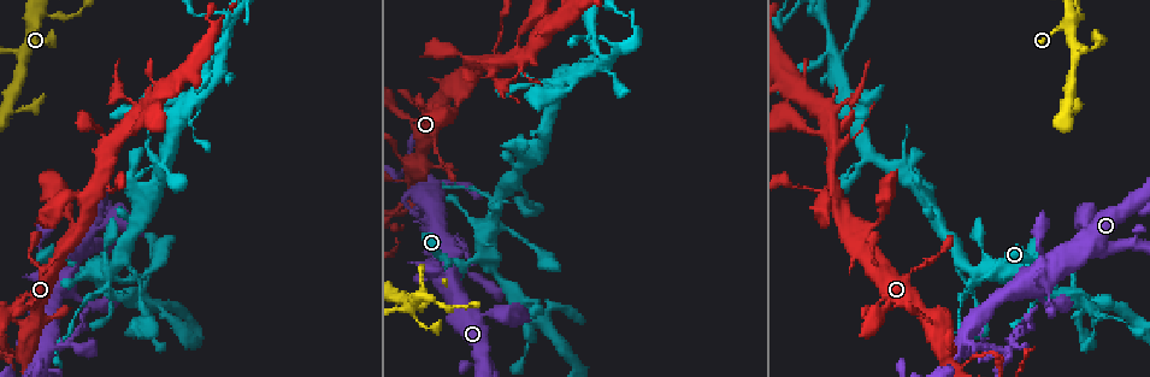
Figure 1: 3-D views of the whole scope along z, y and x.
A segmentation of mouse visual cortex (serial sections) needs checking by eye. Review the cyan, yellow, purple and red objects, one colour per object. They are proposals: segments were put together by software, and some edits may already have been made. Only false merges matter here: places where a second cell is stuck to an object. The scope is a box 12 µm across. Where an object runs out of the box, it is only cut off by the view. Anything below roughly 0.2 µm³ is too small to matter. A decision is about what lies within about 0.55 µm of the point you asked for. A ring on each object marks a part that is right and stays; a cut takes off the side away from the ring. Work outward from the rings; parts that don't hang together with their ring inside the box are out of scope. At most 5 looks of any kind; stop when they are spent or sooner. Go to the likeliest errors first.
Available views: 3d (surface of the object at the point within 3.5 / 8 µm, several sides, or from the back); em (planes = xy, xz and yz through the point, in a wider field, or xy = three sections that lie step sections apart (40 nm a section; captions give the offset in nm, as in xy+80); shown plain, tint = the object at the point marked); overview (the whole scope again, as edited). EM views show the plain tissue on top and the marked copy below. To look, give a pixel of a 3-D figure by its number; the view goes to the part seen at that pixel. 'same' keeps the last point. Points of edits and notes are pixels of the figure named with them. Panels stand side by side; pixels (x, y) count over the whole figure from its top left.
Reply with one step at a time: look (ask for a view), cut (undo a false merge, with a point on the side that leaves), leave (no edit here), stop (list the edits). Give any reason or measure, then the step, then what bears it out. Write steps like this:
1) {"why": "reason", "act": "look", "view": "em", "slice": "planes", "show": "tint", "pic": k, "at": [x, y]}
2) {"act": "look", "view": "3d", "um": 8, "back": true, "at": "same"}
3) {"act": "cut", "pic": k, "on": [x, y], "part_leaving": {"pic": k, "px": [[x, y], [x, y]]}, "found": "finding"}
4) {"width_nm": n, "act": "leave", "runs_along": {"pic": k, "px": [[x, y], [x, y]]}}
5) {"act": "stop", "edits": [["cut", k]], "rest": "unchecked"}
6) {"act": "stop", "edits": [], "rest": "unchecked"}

{"why": "sudden change in width", "act": "look", "view": "3d", "um": 3.5, "pic": 1, "at": [218, 54]}

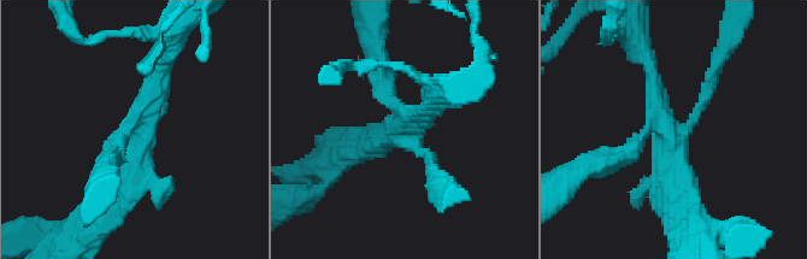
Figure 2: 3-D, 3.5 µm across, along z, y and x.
{"why": "need the tissue", "act": "look", "view": "em", "slice": "xy", "step": 1, "show": "tint", "pic": 2, "at": [139, 134]}

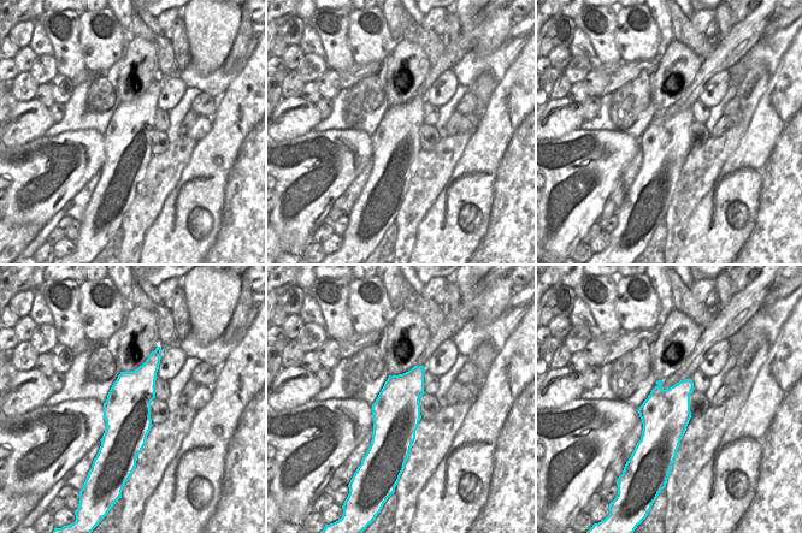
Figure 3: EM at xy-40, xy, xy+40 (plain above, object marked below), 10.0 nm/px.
{"act": "leave", "runs_along": {"pic": 2, "px": [[109, 206], [128, 183], [160, 65]]}, "found": "continuous, no second cell"}

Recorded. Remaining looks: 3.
{"why": "abrupt turn", "act": "look", "view": "3d", "um": 3.5, "pic": 1, "at": [421, 298]}

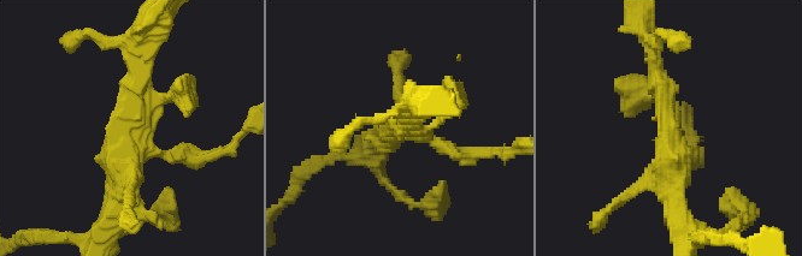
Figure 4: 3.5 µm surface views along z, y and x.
{"why": "now the EM", "act": "look", "view": "em", "slice": "xy", "step": 1, "show": "tint", "pic": 4, "at": [134, 153]}

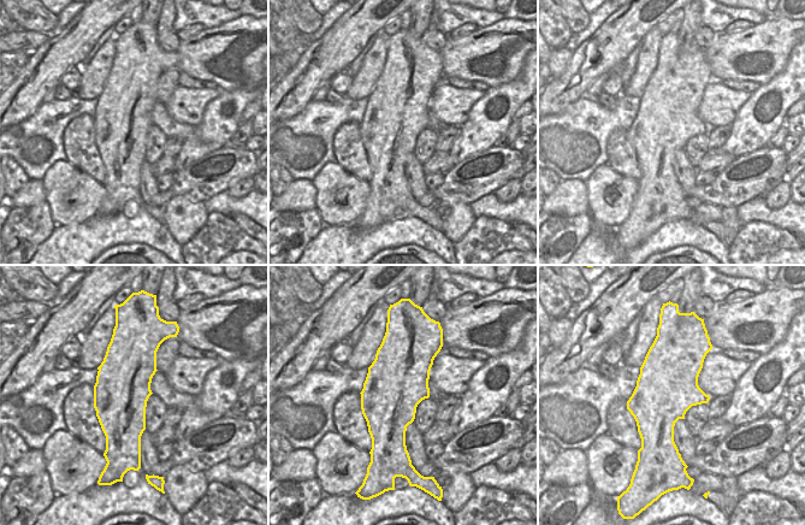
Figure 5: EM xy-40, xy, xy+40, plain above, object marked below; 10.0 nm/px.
{"act": "leave", "runs_along": {"pic": 4, "px": [[400, 77], [400, 126], [477, 154]]}, "found": "one cell here"}

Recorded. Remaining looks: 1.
{"act": "stop", "edits": [], "rest": "unchecked"}

